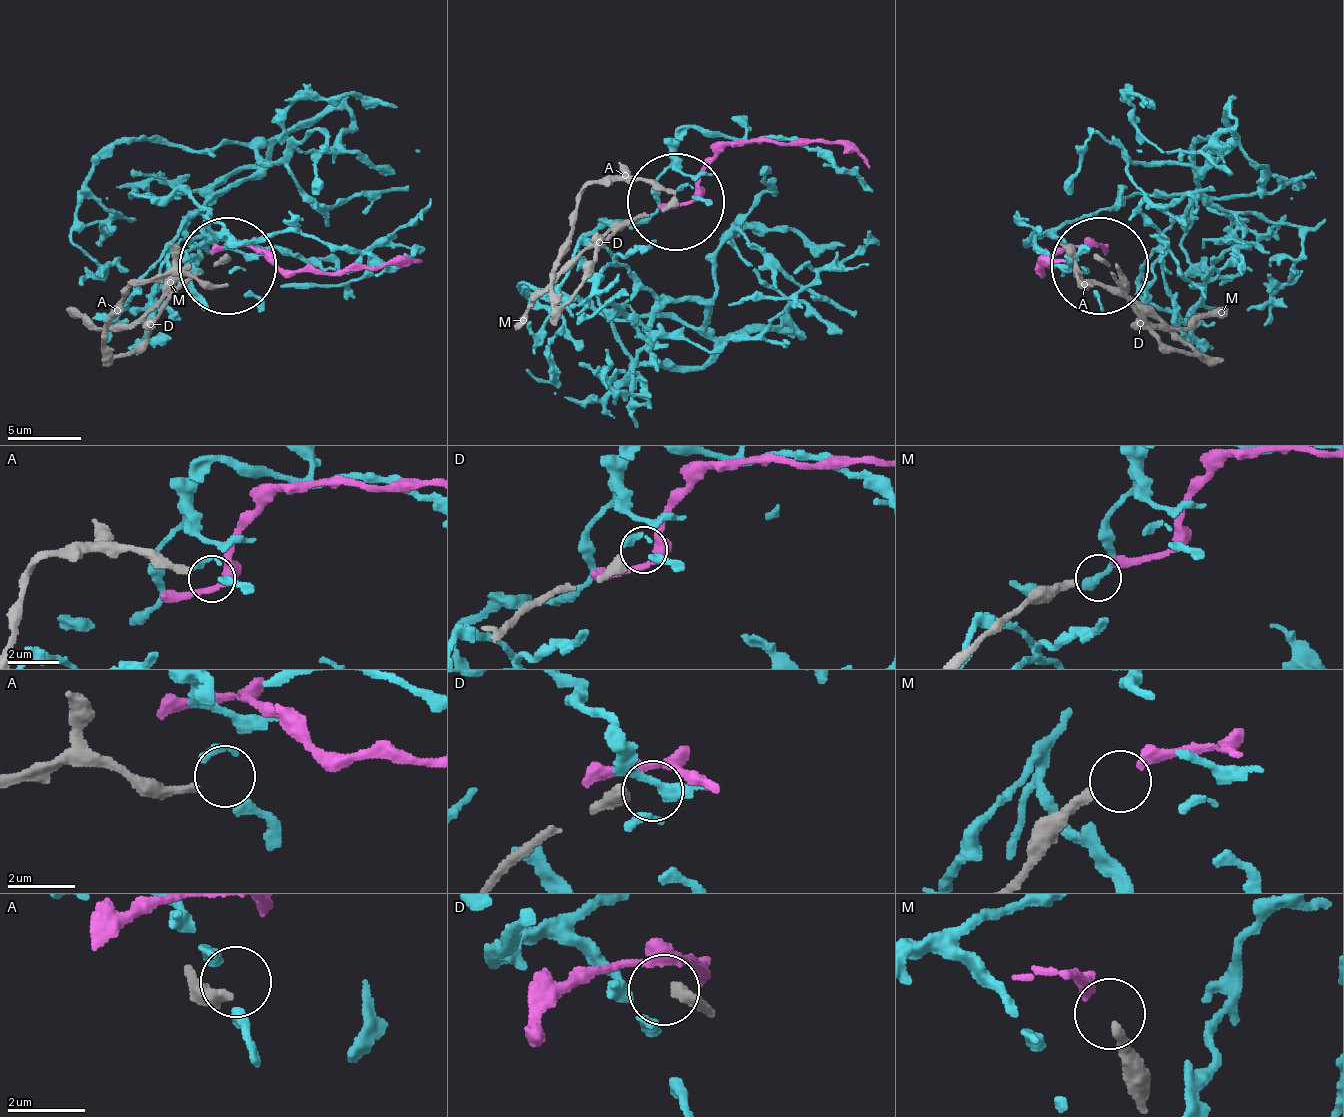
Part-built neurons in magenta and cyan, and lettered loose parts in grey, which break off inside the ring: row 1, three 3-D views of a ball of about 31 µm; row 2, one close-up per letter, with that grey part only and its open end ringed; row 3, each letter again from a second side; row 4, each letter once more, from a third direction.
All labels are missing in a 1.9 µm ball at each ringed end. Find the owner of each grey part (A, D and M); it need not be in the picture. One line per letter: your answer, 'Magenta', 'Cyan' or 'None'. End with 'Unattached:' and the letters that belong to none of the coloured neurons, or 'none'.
A: None
D: None
M: Magenta
Unattached: A, D

